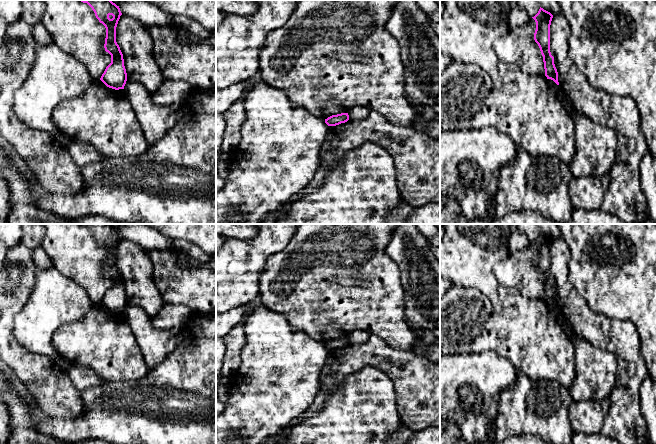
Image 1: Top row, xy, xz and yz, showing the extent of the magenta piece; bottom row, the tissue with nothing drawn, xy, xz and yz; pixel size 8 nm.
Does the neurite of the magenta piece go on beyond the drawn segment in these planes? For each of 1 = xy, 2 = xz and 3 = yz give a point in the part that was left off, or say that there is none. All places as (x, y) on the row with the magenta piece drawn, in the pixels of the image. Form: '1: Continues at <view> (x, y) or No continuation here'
1: No continuation here
2: No continuation here
3: No continuation here

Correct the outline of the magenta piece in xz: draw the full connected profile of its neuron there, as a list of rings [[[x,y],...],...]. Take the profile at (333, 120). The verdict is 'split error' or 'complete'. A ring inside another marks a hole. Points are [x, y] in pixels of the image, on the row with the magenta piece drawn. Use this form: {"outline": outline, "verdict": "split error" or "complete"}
{"outline": [[[341,113],[341,114],[332,115],[332,116],[328,117],[327,119],[325,119],[325,123],[328,126],[336,126],[341,123],[345,123],[348,120],[349,120],[348,113]]], "verdict": "complete"}

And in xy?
{"outline": [[[80,0],[87,3],[95,13],[96,18],[106,28],[104,48],[111,55],[111,63],[106,67],[100,80],[109,88],[124,89],[127,73],[123,54],[116,42],[116,27],[122,15],[119,6],[111,0]]], "verdict": "complete"}

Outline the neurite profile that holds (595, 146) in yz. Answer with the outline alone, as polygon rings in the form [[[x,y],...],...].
[[[564,94],[559,100],[575,124],[575,153],[567,164],[572,177],[601,178],[610,174],[615,163],[617,147],[615,131],[576,111]]]

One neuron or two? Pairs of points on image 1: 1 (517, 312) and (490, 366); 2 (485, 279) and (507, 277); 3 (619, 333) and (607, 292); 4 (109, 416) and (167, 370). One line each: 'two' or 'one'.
1: two
2: two
3: two
4: one

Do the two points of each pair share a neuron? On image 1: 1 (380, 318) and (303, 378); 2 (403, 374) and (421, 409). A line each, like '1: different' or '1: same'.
1: different
2: same

